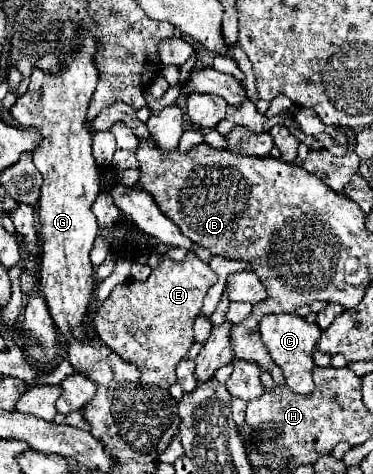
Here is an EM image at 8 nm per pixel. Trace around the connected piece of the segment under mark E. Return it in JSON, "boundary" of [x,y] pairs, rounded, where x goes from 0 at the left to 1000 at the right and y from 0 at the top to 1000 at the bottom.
{"boundary":[[[501,534],[485,555],[432,542],[389,597],[346,589],[298,614],[255,656],[255,698],[287,732],[378,783],[383,808],[453,821],[475,804],[475,766],[496,757],[523,724],[517,677],[539,660],[560,605],[576,597],[582,580],[523,534]]]}

